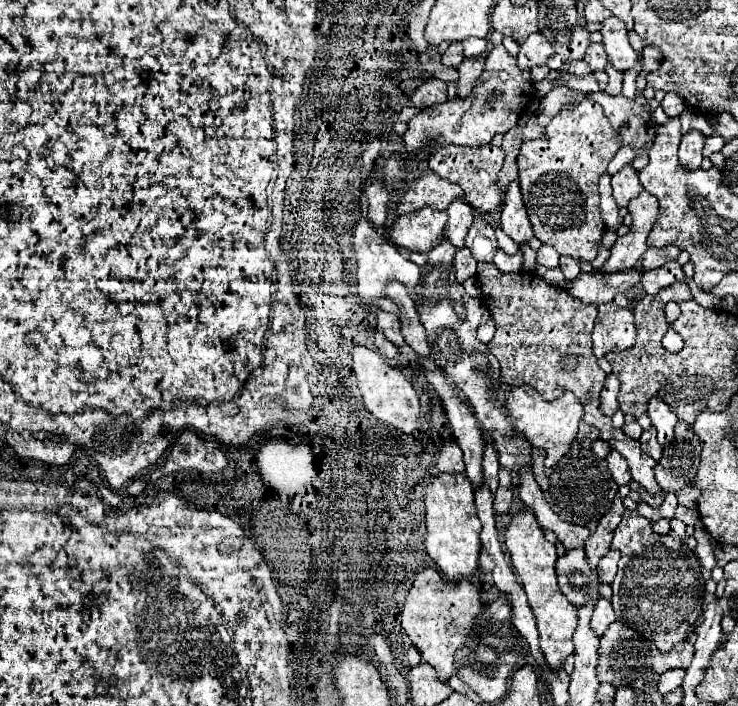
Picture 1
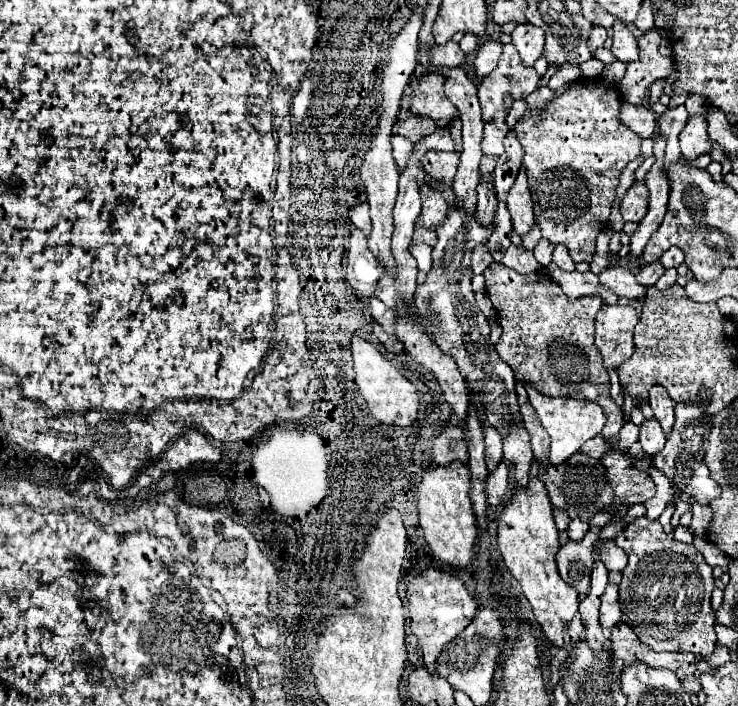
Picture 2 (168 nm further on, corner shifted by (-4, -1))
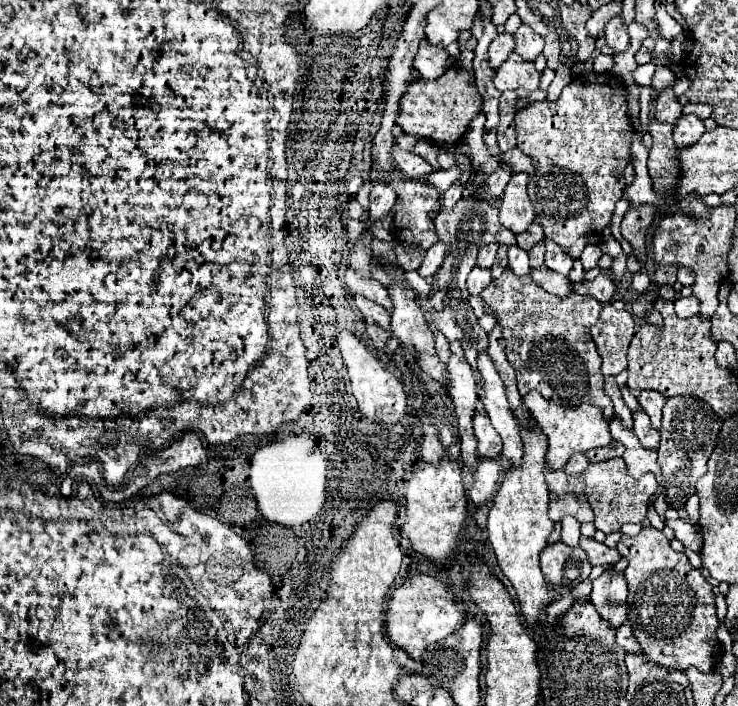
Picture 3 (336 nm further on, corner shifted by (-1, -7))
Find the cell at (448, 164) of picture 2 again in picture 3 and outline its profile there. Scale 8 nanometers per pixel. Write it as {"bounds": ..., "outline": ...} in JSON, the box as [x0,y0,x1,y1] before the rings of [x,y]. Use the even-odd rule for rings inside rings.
{"bounds":[392,144,432,179],"outline":[[[396,144],[392,148],[392,158],[398,165],[398,169],[410,179],[420,179],[422,175],[432,173],[432,167],[422,157],[412,152],[403,151]]]}

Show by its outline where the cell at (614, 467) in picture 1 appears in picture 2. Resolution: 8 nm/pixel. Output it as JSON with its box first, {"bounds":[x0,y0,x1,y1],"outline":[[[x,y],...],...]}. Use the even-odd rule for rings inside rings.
{"bounds":[601,449,655,511],"outline":[[[615,449],[607,451],[601,457],[601,463],[605,467],[607,481],[613,485],[617,495],[617,503],[613,503],[611,511],[619,511],[623,501],[629,505],[645,503],[655,495],[655,485],[651,477],[641,471],[635,471],[631,467],[631,459],[621,451],[615,451]]]}

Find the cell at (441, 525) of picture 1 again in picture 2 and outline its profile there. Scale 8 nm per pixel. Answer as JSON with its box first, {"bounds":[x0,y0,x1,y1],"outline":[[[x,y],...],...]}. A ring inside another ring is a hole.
{"bounds":[419,461,477,567],"outline":[[[453,461],[449,467],[437,467],[427,471],[419,485],[419,523],[433,557],[453,567],[467,567],[473,561],[473,547],[477,543],[477,527],[473,515],[473,503],[469,497],[471,475],[467,465]]]}

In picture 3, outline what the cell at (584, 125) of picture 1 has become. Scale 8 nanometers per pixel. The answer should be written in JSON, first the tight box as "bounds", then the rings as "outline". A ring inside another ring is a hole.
{"bounds":[516,73,634,259],"outline":[[[588,73],[588,75],[580,75],[580,77],[574,77],[572,83],[568,83],[564,89],[562,89],[562,95],[558,97],[558,101],[538,101],[538,103],[532,103],[530,107],[522,109],[516,113],[516,131],[518,131],[518,141],[516,141],[516,147],[526,153],[534,165],[536,165],[536,175],[530,179],[528,183],[528,195],[530,195],[530,201],[534,205],[534,213],[538,215],[538,223],[542,225],[544,229],[544,235],[550,237],[554,243],[558,243],[562,247],[564,253],[568,253],[572,259],[578,259],[582,249],[590,243],[596,243],[600,245],[602,243],[602,231],[608,227],[610,223],[610,217],[612,217],[612,211],[614,211],[614,205],[616,201],[622,197],[622,191],[626,187],[624,183],[624,167],[630,163],[630,141],[634,137],[634,131],[632,131],[632,123],[628,119],[628,113],[626,113],[626,85],[612,73]]]}

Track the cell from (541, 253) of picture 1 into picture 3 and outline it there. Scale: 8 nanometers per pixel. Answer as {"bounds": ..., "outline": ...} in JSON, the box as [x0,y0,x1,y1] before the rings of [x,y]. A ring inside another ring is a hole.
{"bounds":[528,241,544,267],"outline":[[[542,241],[536,243],[528,251],[528,255],[530,255],[530,267],[542,267],[544,265],[544,245],[542,245]]]}

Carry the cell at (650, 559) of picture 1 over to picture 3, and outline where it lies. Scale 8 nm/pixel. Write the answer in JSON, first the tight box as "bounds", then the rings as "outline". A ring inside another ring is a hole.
{"bounds":[616,527,722,673],"outline":[[[644,527],[636,537],[622,537],[616,549],[622,557],[628,559],[628,567],[624,571],[630,585],[628,621],[634,629],[634,637],[638,639],[644,655],[650,661],[670,669],[686,671],[690,667],[696,667],[702,673],[714,671],[722,657],[722,647],[720,641],[716,639],[718,617],[716,617],[712,585],[702,577],[702,571],[694,569],[684,553],[674,551],[664,533],[654,527]]]}

